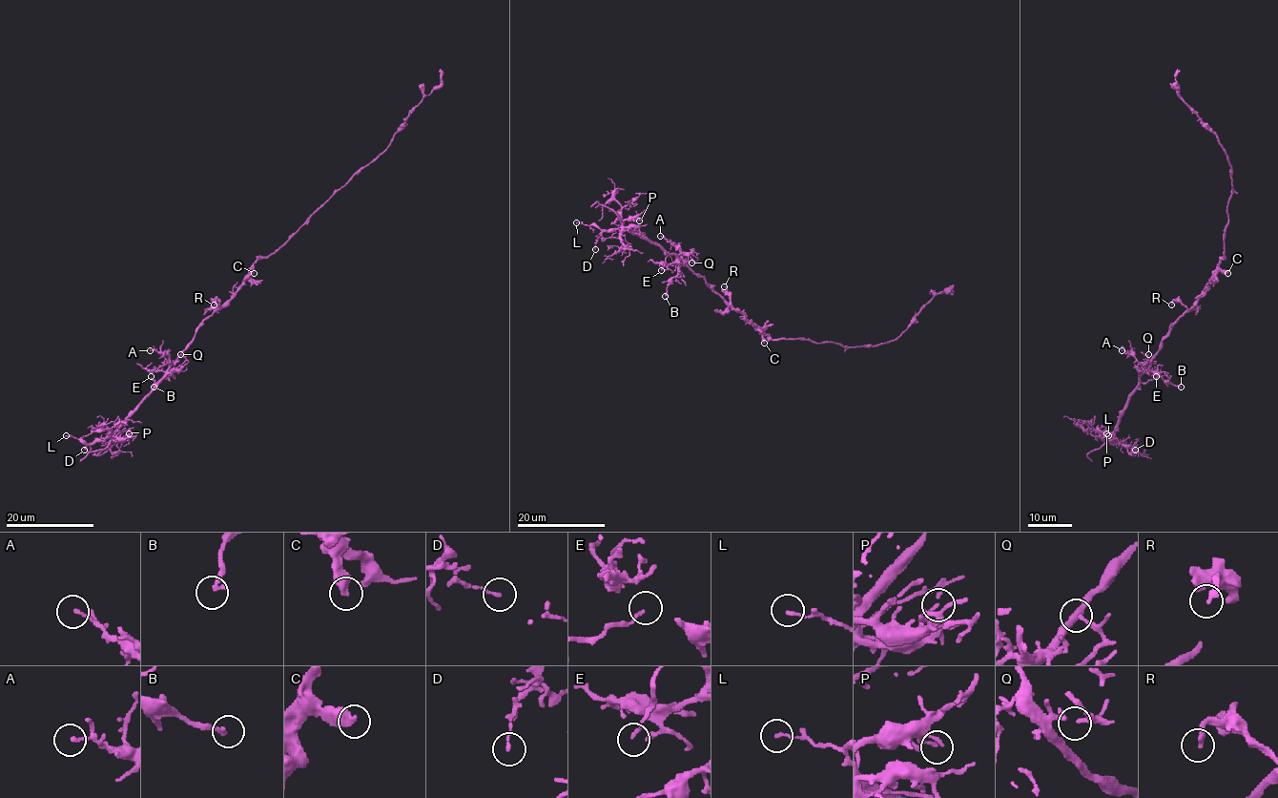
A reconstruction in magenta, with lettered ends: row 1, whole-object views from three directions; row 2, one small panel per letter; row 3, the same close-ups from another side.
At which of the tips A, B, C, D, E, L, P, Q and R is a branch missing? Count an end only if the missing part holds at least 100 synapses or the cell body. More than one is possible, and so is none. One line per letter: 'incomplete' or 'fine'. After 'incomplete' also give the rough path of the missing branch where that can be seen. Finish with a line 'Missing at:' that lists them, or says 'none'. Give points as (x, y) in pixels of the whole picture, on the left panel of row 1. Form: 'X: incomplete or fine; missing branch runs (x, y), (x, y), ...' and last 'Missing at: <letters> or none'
A: fine
B: fine
C: fine
D: fine
E: fine
L: fine
P: fine
Q: fine
R: fine
Missing at: none

